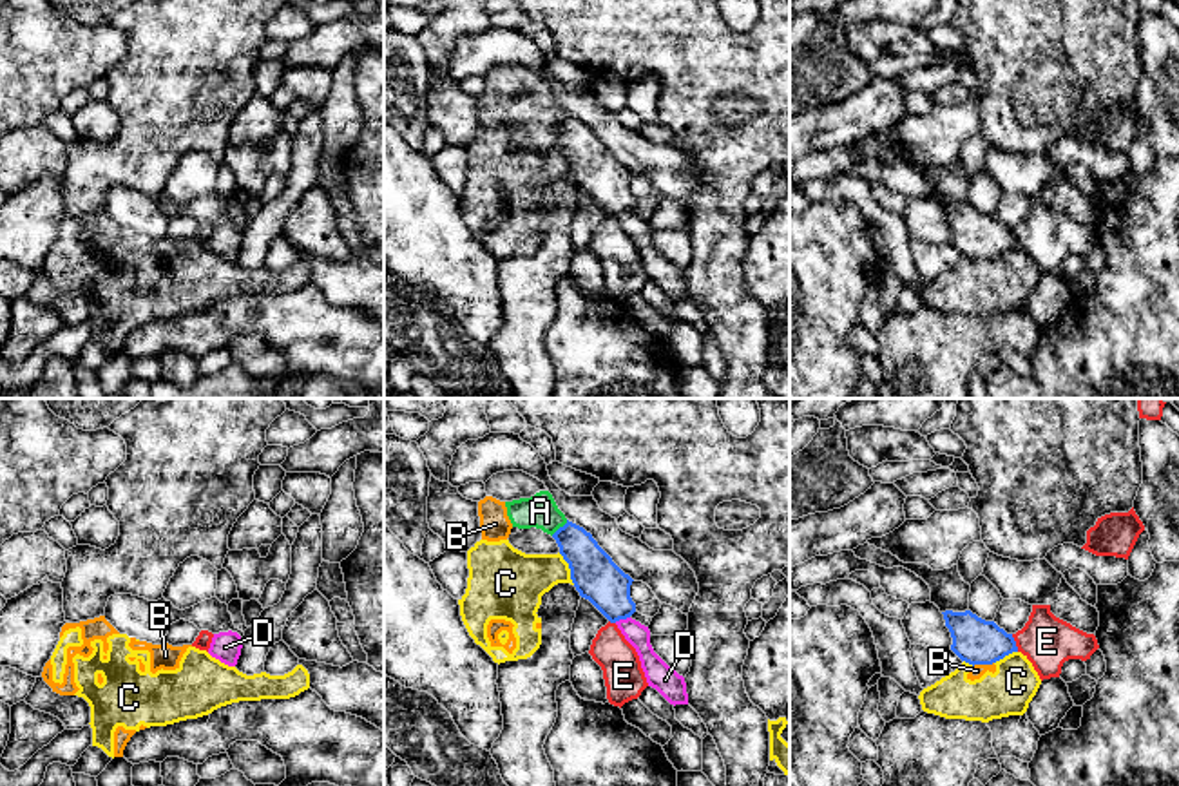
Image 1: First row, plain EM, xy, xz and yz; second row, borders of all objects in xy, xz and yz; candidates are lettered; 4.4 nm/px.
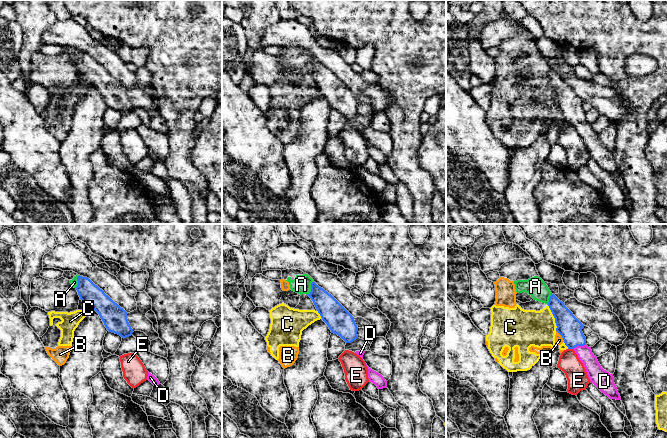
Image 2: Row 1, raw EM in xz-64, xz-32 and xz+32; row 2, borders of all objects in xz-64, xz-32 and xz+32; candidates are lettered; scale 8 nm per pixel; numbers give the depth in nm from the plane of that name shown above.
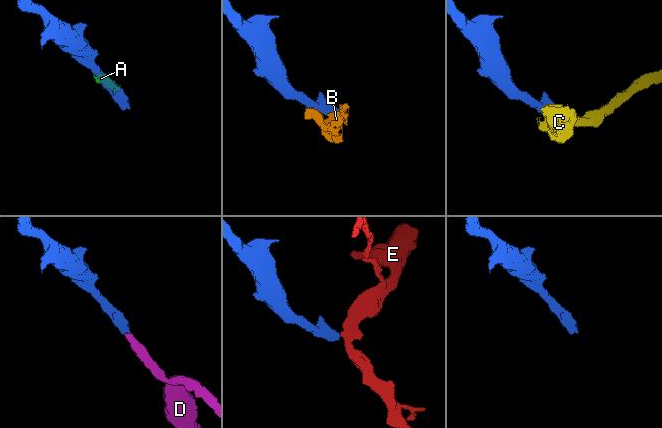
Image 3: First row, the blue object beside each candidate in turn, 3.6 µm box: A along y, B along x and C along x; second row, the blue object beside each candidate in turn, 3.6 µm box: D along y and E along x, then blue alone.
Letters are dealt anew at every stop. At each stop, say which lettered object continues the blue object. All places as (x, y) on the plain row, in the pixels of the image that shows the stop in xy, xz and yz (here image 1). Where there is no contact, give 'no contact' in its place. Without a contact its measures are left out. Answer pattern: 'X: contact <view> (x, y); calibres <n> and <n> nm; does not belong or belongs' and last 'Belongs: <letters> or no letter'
A: contact xz (560, 122); calibres 200 and 150 nm; does not belong
B: contact yz (982, 258); calibres 200 and 60 nm; does not belong
C: contact xz (569, 162); calibres 200 and 280 nm; does not belong
D: contact xz (622, 212); calibres 200 and 100 nm; belongs
E: contact yz (1015, 238); calibres 200 and 240 nm; does not belong
Belongs: D

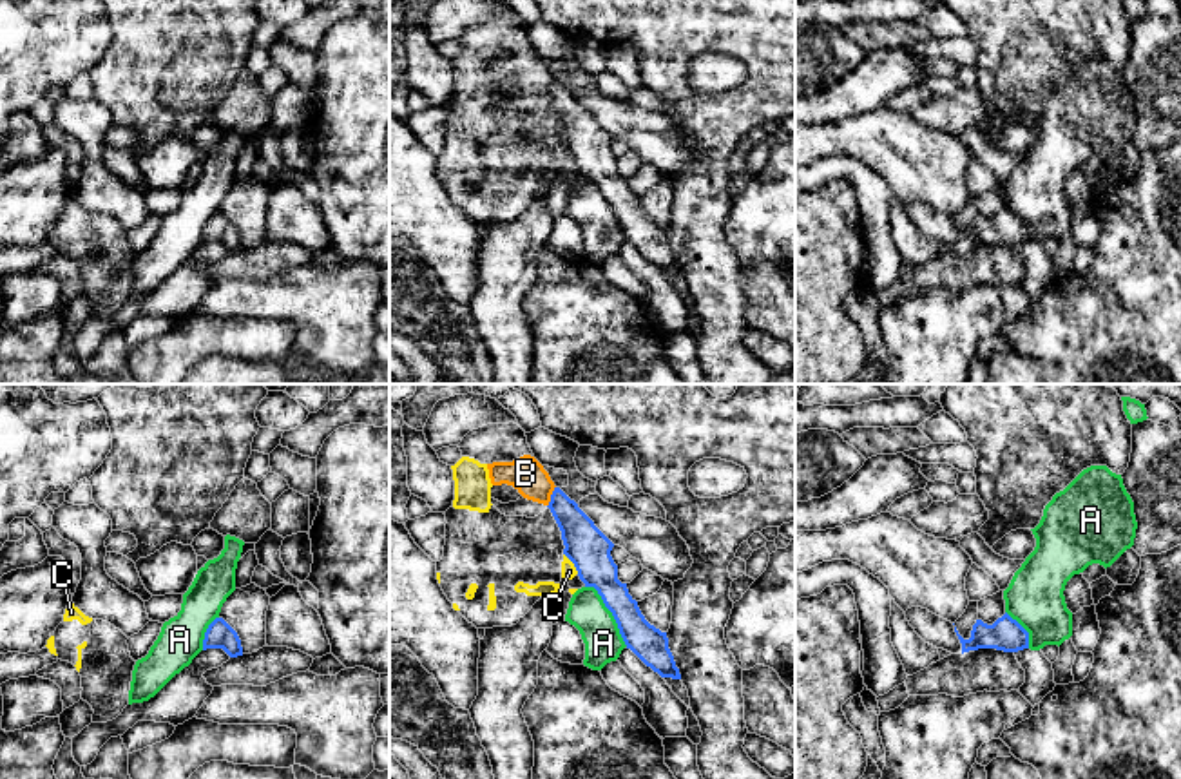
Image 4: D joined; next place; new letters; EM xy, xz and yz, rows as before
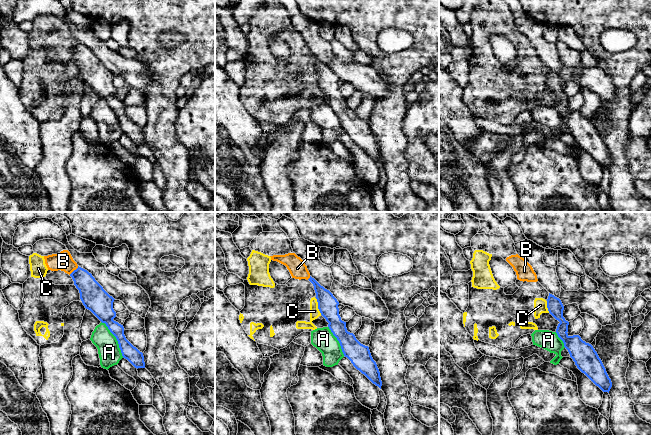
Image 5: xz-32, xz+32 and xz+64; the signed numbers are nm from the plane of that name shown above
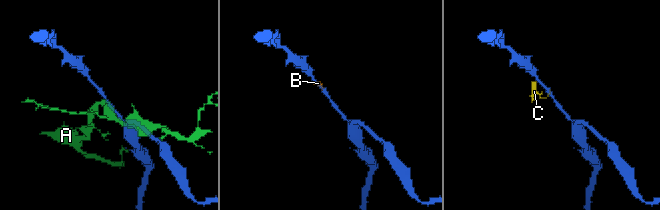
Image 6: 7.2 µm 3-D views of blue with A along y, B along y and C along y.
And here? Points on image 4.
A: contact xz (611, 205); calibres 170 and 170 nm; does not belong
B: contact xz (551, 91); calibres 180 and 160 nm; does not belong
C: contact xz (573, 156); calibres 190 and 70 nm; does not belong
Belongs: no letter

